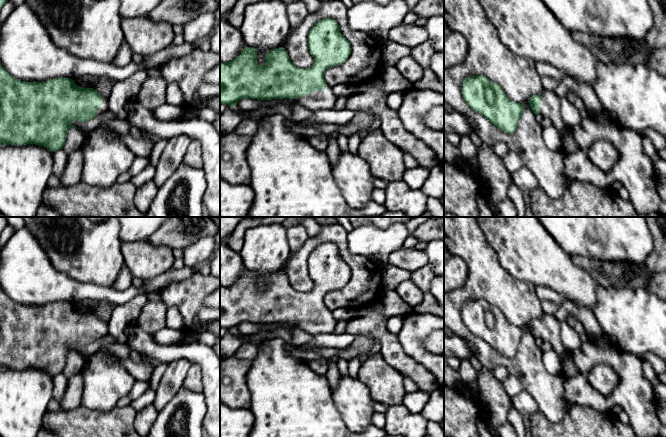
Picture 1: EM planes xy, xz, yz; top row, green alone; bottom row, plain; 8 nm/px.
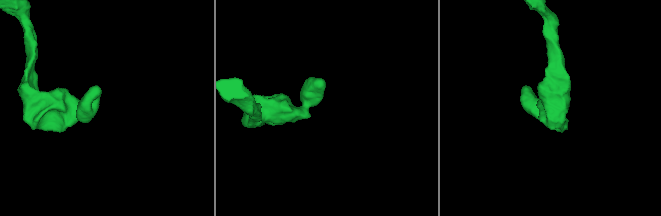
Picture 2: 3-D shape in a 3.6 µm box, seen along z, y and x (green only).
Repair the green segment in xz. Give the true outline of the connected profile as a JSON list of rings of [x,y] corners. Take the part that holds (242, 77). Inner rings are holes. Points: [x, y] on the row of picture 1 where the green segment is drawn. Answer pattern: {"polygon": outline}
{"polygon": [[[324,18],[317,22],[308,34],[308,49],[314,63],[309,68],[295,67],[284,47],[270,50],[265,65],[257,63],[257,50],[245,47],[230,62],[220,62],[220,104],[230,107],[243,99],[273,100],[297,98],[298,103],[312,111],[334,109],[337,97],[327,85],[324,73],[329,67],[343,64],[351,54],[349,41],[341,34],[336,20]]]}

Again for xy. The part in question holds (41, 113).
{"polygon": [[[0,61],[0,143],[4,145],[35,144],[55,152],[63,148],[69,129],[76,127],[72,122],[85,122],[108,110],[108,99],[93,88],[82,88],[70,78],[24,82],[11,76]]]}

